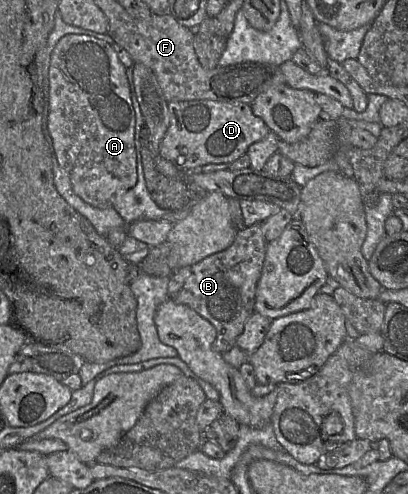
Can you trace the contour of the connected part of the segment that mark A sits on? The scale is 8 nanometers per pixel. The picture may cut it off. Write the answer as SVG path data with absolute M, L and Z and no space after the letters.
M87 35L63 36L50 55L48 130L54 153L59 166L68 174L73 191L86 203L98 208L113 206L118 194L137 183L136 117L126 70L112 45Z

